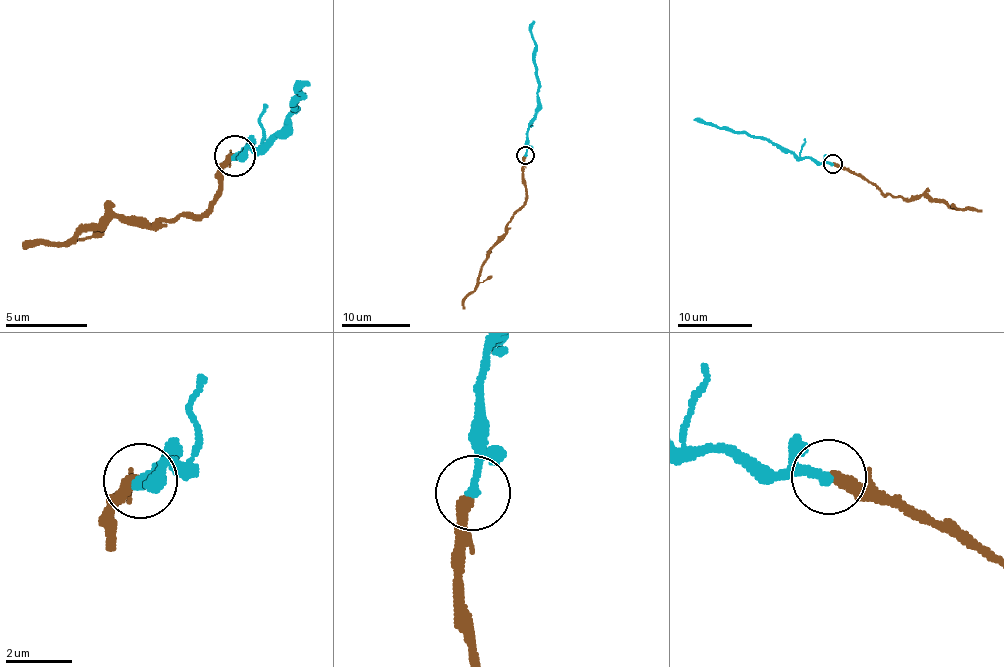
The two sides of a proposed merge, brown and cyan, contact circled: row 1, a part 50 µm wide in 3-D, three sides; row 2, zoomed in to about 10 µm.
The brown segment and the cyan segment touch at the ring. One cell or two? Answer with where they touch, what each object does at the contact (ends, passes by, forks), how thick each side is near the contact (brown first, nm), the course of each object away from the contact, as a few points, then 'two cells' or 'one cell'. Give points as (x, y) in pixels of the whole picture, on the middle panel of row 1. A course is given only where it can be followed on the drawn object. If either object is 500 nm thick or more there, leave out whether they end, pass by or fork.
at (525, 155); brown ends there; cyan ends there; 380 nm thick on the brown side, 280 nm on the other; brown runs (526, 156), (526, 202), (505, 236), (490, 251), (476, 287), (464, 299), (465, 308); cyan runs (526, 155), (529, 123), (534, 116), (538, 89), (532, 20); one cell

